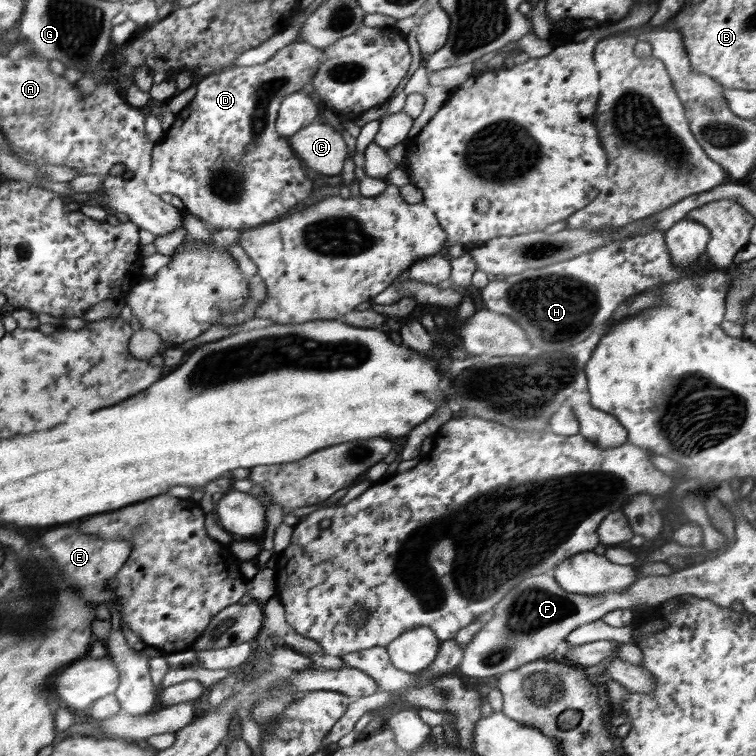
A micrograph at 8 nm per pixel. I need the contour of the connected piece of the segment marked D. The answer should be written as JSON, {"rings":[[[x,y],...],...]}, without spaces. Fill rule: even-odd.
{"rings":[[[294,42],[278,50],[274,56],[262,64],[239,67],[232,66],[219,73],[212,72],[210,75],[204,77],[202,81],[196,85],[196,95],[188,104],[186,110],[175,114],[172,126],[164,132],[164,138],[154,143],[151,154],[150,172],[144,176],[147,190],[156,195],[172,193],[182,200],[184,206],[183,211],[197,216],[200,220],[203,220],[210,229],[214,227],[216,229],[230,228],[239,231],[252,229],[254,226],[260,226],[260,224],[264,225],[268,220],[274,220],[276,216],[284,214],[290,206],[294,206],[294,204],[298,204],[300,200],[304,200],[304,198],[310,194],[310,190],[312,190],[312,180],[306,178],[308,171],[302,168],[304,162],[291,148],[290,143],[286,142],[281,134],[278,134],[275,128],[275,122],[283,97],[300,91],[304,84],[312,82],[312,75],[316,72],[316,69],[320,67],[320,61],[322,61],[320,50],[306,42]]]}

